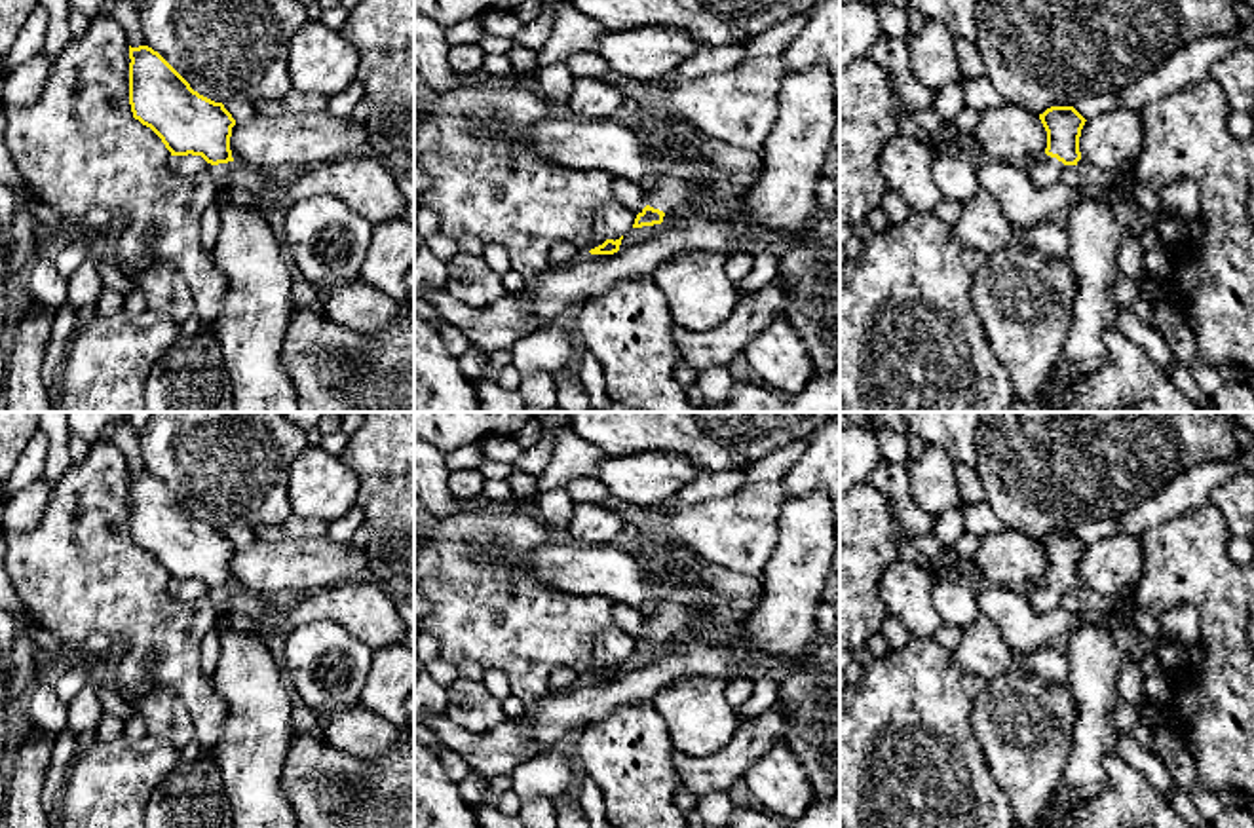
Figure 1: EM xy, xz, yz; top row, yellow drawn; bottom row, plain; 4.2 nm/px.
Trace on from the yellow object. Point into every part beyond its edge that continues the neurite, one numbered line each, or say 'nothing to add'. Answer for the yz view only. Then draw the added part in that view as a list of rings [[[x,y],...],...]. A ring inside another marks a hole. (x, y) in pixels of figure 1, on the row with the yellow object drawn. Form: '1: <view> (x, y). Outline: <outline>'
1: yz (1045, 171). Outline: [[[1043,154],[1041,158],[1034,160],[1026,171],[1032,182],[1045,190],[1060,182],[1064,167],[1066,165],[1056,158]]]

